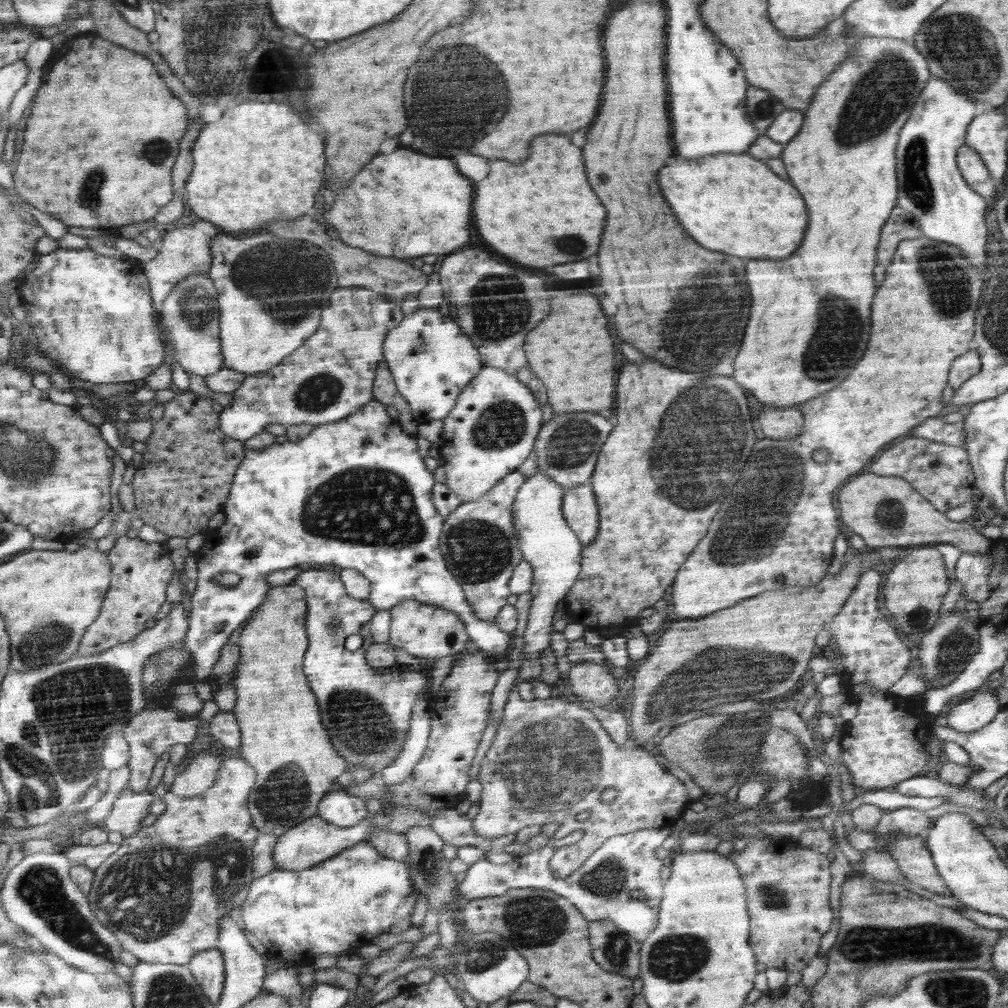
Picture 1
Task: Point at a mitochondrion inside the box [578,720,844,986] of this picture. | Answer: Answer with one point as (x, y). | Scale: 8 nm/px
(674, 958)

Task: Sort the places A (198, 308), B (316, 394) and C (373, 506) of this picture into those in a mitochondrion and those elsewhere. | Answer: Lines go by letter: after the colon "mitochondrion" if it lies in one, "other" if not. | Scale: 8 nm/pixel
A: mitochondrion
B: mitochondrion
C: mitochondrion

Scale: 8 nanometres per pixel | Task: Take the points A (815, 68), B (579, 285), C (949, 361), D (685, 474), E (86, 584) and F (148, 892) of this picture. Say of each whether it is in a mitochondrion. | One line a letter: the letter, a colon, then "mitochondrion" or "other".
A: other
B: other
C: other
D: mitochondrion
E: other
F: mitochondrion

